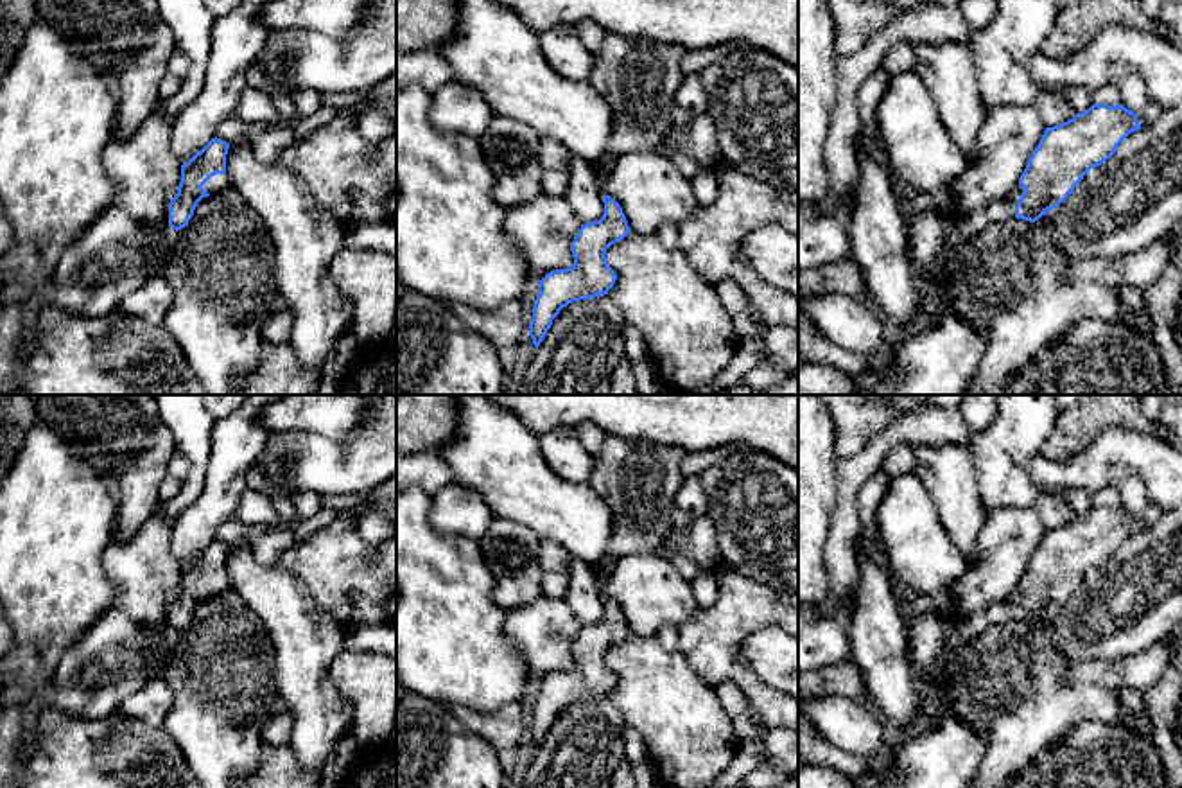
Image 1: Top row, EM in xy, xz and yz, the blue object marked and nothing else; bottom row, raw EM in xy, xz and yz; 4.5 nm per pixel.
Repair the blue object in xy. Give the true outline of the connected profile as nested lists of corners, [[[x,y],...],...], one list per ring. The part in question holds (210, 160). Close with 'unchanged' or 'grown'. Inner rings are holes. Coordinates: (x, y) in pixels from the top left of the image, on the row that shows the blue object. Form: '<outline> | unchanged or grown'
[[[215,136],[181,165],[178,194],[169,203],[169,226],[172,230],[178,232],[188,224],[203,197],[231,190],[226,174],[228,149],[230,144]]] | grown

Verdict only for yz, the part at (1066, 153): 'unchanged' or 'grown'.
grown

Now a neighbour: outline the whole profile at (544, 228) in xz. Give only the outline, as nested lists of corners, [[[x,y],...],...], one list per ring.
[[[543,194],[506,208],[504,226],[518,244],[527,266],[529,284],[538,284],[551,271],[572,267],[570,242],[581,223],[565,197]]]

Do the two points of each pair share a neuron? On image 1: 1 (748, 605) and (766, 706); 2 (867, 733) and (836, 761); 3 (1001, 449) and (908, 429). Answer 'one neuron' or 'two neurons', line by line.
1: one neuron
2: two neurons
3: two neurons

